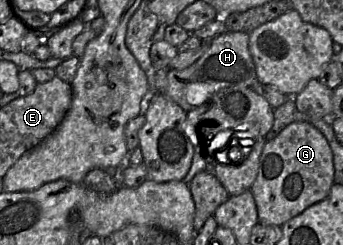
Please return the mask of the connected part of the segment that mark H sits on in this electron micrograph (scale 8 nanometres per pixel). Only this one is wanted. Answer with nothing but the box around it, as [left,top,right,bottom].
[161,31,258,112]

